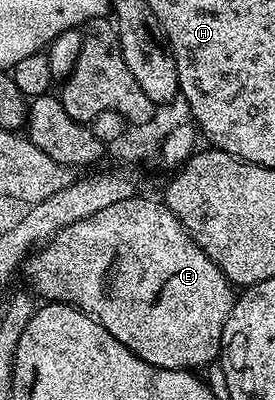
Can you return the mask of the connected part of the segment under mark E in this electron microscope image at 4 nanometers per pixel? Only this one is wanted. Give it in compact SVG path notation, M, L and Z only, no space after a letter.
M141 198L124 199L115 205L107 205L107 209L99 209L99 213L95 213L83 221L75 221L75 225L67 225L67 229L55 233L48 243L38 247L29 256L23 267L23 275L29 278L30 285L28 284L28 286L38 296L40 296L39 294L42 295L42 300L70 303L72 307L78 307L83 314L90 315L95 322L103 325L103 329L107 329L107 333L111 333L111 337L115 337L115 341L119 341L124 347L131 349L143 361L147 361L156 367L175 369L176 371L201 369L197 367L208 368L221 353L223 329L227 325L227 317L231 313L235 302L234 288L220 269L212 263L212 259L207 257L207 253L189 236L185 227L168 210L164 202L157 200L156 203L153 199Z

